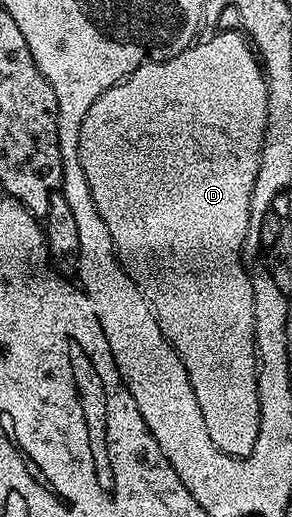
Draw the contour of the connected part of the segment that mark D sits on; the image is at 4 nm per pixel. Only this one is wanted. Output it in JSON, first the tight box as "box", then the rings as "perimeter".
{"box":[78,35,264,459],"perimeter":[[[224,35],[224,39],[212,39],[208,47],[196,47],[196,51],[188,51],[188,55],[172,59],[172,63],[164,63],[164,67],[148,67],[142,64],[123,83],[116,83],[106,89],[106,93],[102,93],[102,97],[98,97],[94,105],[90,105],[78,137],[78,157],[82,161],[82,173],[86,173],[90,197],[94,197],[94,205],[98,205],[102,221],[106,221],[106,229],[110,229],[120,266],[148,298],[148,304],[152,306],[162,333],[178,353],[182,365],[186,365],[194,397],[198,397],[198,409],[202,409],[202,421],[206,421],[206,430],[210,432],[210,441],[214,441],[214,445],[223,455],[232,455],[235,459],[248,458],[260,432],[254,289],[252,275],[244,272],[244,263],[240,260],[240,250],[244,247],[248,226],[251,228],[254,223],[254,216],[250,213],[250,197],[254,193],[252,175],[256,175],[256,151],[260,151],[260,127],[264,127],[264,85],[260,83],[256,63],[248,59],[248,51],[244,51],[244,43],[240,43],[236,35]]]}

